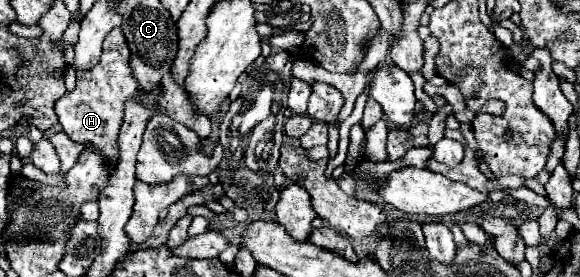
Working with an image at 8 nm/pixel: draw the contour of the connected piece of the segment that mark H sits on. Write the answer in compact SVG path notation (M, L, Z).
M112 28L104 38L104 52L100 64L96 64L92 72L78 72L76 90L62 96L60 104L56 104L56 114L64 132L72 140L80 144L92 144L94 148L100 148L100 152L108 154L108 168L112 172L116 162L116 134L120 132L124 102L136 94L136 80L132 80L128 68L128 44L122 30Z

